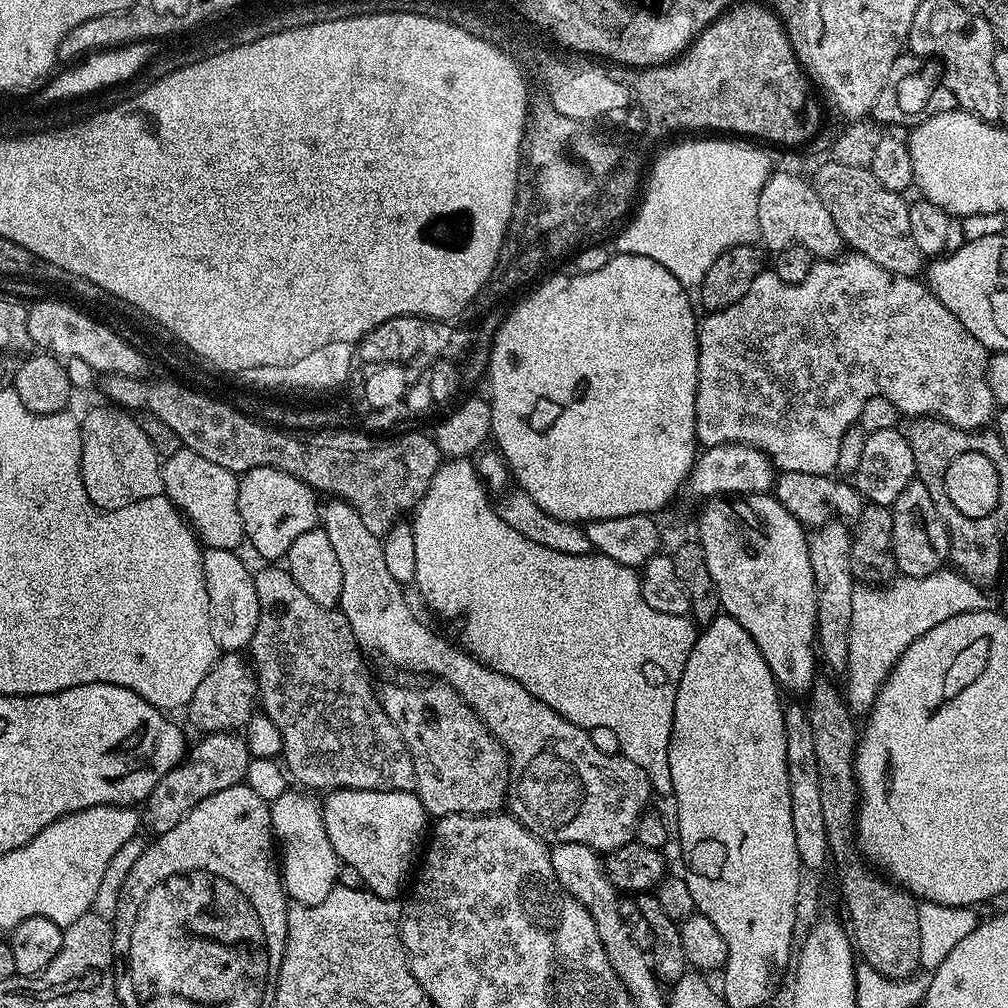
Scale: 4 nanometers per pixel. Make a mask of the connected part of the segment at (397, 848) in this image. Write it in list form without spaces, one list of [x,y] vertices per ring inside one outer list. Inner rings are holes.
[[[334,788],[325,796],[328,797],[323,797],[322,807],[326,834],[330,834],[330,846],[334,846],[341,865],[349,864],[369,892],[396,894],[392,892],[398,891],[400,884],[409,883],[408,868],[415,869],[418,864],[416,843],[425,839],[426,813],[415,791]]]

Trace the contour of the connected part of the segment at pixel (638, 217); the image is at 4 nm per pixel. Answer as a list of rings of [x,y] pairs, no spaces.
[[[736,138],[681,140],[684,140],[681,144],[655,157],[656,165],[654,160],[646,176],[642,199],[626,227],[615,237],[614,245],[617,253],[654,258],[654,262],[666,266],[666,270],[670,270],[682,285],[698,286],[702,278],[706,278],[706,270],[710,270],[710,266],[714,266],[714,262],[718,262],[726,250],[739,244],[751,244],[759,237],[758,202],[764,183],[774,171],[774,165],[771,158],[760,149],[763,147],[752,142],[741,142]]]

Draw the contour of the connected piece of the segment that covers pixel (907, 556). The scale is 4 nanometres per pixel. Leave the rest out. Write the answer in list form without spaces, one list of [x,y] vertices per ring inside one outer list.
[[[914,479],[902,494],[890,505],[893,514],[892,552],[896,559],[896,571],[901,576],[922,578],[945,567],[950,560],[950,538],[930,490],[920,479]]]

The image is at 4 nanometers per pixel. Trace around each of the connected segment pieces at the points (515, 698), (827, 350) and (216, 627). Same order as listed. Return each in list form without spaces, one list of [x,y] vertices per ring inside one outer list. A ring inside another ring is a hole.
[[[332,498],[327,501],[322,508],[322,527],[324,533],[330,538],[330,542],[334,545],[334,552],[338,554],[338,564],[342,566],[342,594],[338,605],[339,611],[344,613],[348,619],[348,625],[352,631],[352,635],[361,649],[369,648],[372,652],[377,652],[380,656],[385,656],[390,663],[396,668],[401,668],[404,672],[425,672],[425,677],[435,678],[449,684],[451,688],[456,689],[456,693],[470,705],[471,708],[480,715],[480,720],[486,727],[492,731],[496,739],[504,745],[504,751],[508,754],[508,770],[510,779],[508,781],[508,798],[506,808],[509,813],[523,826],[528,832],[533,832],[538,839],[543,840],[545,844],[551,846],[554,844],[585,844],[590,846],[595,852],[607,854],[618,850],[622,846],[633,843],[636,838],[636,827],[644,813],[649,811],[650,804],[648,799],[653,799],[652,784],[648,781],[646,770],[642,770],[642,766],[634,766],[634,762],[630,762],[621,754],[619,756],[611,756],[610,754],[602,754],[602,750],[598,750],[598,746],[594,746],[591,731],[587,728],[579,728],[574,722],[570,722],[566,718],[562,718],[562,714],[558,714],[554,710],[550,710],[550,706],[546,706],[546,702],[542,702],[538,698],[530,695],[525,688],[518,682],[514,682],[514,678],[506,678],[502,674],[498,674],[493,668],[487,668],[480,660],[475,660],[459,643],[451,644],[444,636],[439,636],[436,632],[431,632],[418,617],[412,613],[412,608],[408,605],[408,600],[404,597],[405,589],[394,580],[393,575],[386,570],[386,563],[383,557],[383,546],[381,537],[370,534],[368,527],[362,523],[362,518],[358,518],[358,510],[354,510],[346,501],[339,498]]]
[[[846,254],[841,258],[817,259],[810,274],[796,285],[782,282],[772,270],[762,271],[750,286],[750,296],[751,299],[760,300],[756,304],[756,312],[740,312],[741,305],[735,304],[729,308],[709,311],[708,317],[705,320],[703,317],[698,324],[700,354],[699,388],[696,395],[696,439],[705,449],[723,444],[752,444],[763,450],[780,472],[826,476],[836,472],[842,434],[854,427],[862,414],[862,406],[866,406],[866,402],[870,402],[870,398],[875,396],[890,398],[890,402],[894,402],[894,406],[905,417],[934,416],[967,432],[987,429],[993,423],[998,405],[988,381],[990,353],[982,346],[982,342],[978,342],[978,338],[974,338],[974,334],[966,330],[966,326],[962,326],[962,322],[958,322],[958,318],[954,318],[954,314],[950,314],[950,310],[946,310],[946,306],[933,294],[927,283],[910,276],[894,274],[878,266],[878,262],[870,262],[870,258],[865,256]],[[771,296],[776,299],[776,304],[768,301]]]
[[[208,548],[203,558],[203,576],[211,606],[211,634],[217,649],[224,652],[240,652],[251,645],[261,613],[255,575],[238,555],[233,549]]]

